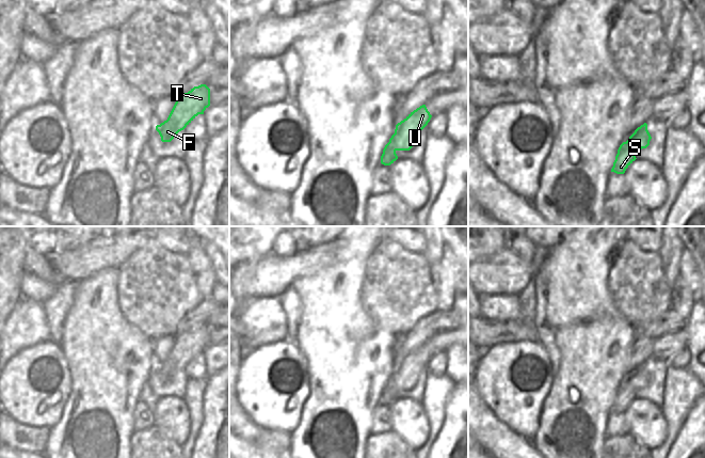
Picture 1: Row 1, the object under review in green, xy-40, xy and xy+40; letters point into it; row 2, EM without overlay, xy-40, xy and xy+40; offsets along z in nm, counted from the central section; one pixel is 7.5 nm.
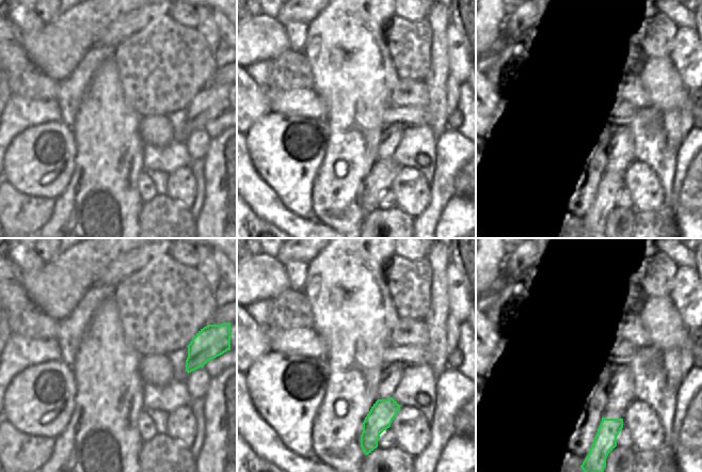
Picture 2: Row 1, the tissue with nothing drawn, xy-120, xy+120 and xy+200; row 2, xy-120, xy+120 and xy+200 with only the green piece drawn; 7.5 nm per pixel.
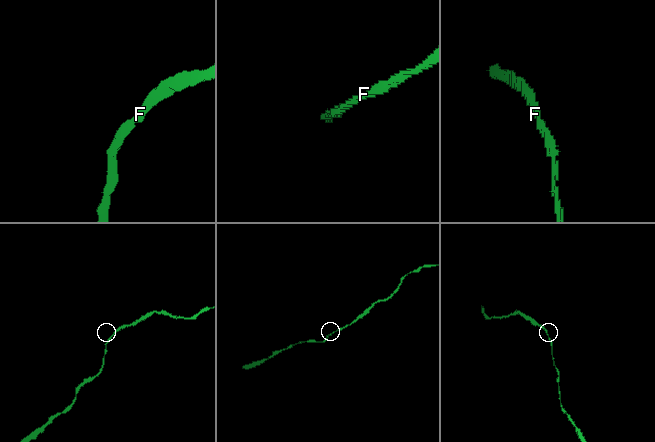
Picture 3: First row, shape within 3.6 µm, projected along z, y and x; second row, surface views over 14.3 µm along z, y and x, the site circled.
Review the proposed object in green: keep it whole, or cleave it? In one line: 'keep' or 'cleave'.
keep

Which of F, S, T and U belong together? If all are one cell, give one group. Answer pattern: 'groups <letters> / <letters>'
groups F S T U

